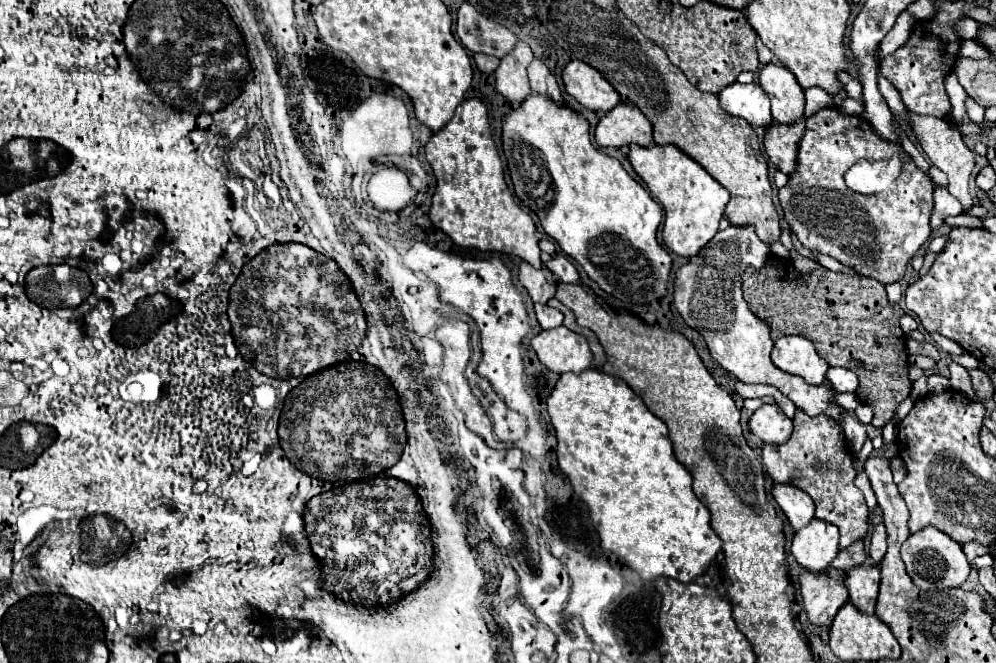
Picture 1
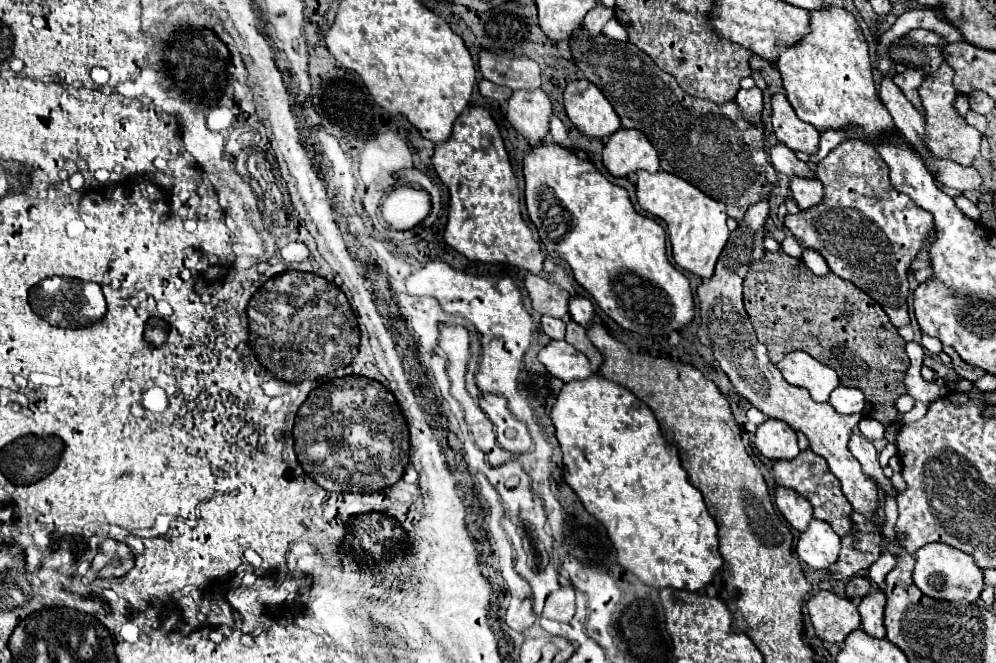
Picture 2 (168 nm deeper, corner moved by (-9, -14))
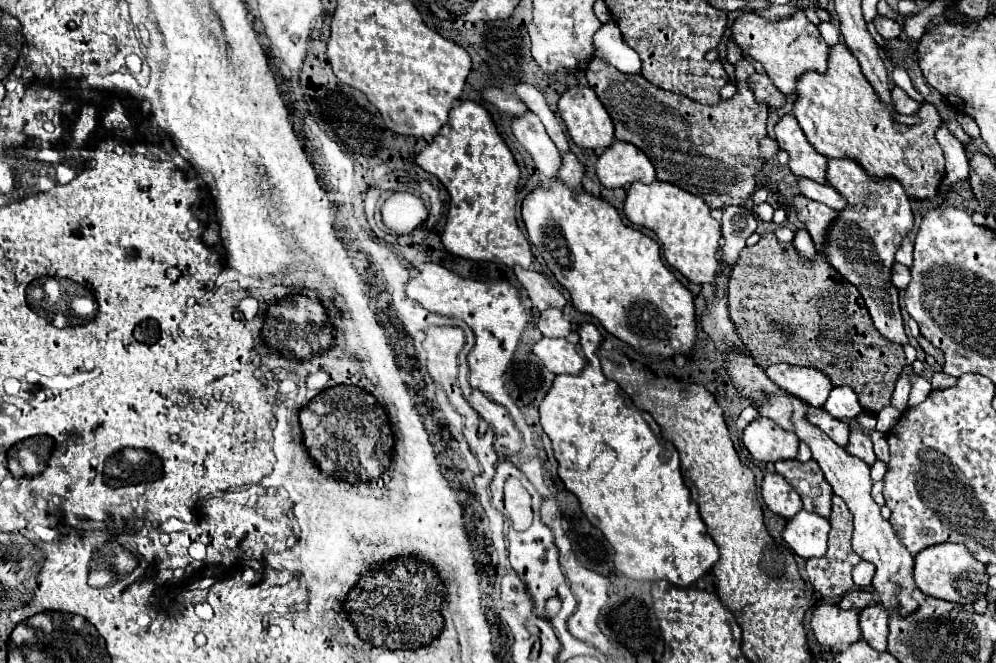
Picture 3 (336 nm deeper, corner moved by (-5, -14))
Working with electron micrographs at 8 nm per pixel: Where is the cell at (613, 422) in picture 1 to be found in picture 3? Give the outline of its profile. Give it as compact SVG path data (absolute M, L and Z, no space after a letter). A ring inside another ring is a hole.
M582 324L578 334L586 366L580 374L558 374L540 404L540 424L552 440L552 450L558 460L558 476L564 486L576 494L586 518L614 548L614 568L618 572L634 580L670 580L674 586L690 586L718 560L718 548L708 536L698 514L698 504L692 500L690 490L682 480L678 452L672 442L656 434L658 424L652 416L638 410L628 394L602 374L596 356L602 336L596 326Z

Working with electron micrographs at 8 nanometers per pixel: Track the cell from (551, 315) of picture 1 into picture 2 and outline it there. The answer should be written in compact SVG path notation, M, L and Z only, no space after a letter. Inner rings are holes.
M542 316L542 330L552 340L564 340L564 328L566 328L566 324L562 320L552 318L552 316Z

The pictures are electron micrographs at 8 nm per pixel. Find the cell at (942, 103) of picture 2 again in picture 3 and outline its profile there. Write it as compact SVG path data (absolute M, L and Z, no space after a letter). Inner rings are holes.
M842 42L832 46L826 76L808 72L798 80L794 116L812 148L822 156L856 160L870 178L894 178L902 184L908 196L920 202L932 200L938 194L946 170L942 148L934 138L936 128L942 124L936 108L924 104L918 110L918 118L922 118L918 126L896 122L892 108L876 96L862 74L858 60Z

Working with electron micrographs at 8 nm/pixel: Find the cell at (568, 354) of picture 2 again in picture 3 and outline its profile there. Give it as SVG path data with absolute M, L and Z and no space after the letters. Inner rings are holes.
M542 338L532 346L532 352L554 374L578 374L586 364L576 346L564 338Z

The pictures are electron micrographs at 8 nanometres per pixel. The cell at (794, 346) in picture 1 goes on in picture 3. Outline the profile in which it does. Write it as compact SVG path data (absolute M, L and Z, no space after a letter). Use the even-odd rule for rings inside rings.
M772 364L766 368L766 374L782 390L786 390L788 394L816 408L822 408L822 404L828 398L828 392L832 390L830 378L816 368L804 368L804 366L792 366L792 364Z

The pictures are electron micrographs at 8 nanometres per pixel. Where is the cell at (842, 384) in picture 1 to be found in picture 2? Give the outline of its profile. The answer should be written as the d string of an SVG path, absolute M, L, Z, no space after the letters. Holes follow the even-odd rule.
M838 386L830 394L830 402L836 408L836 412L840 412L840 414L860 414L864 408L864 394L856 388Z

